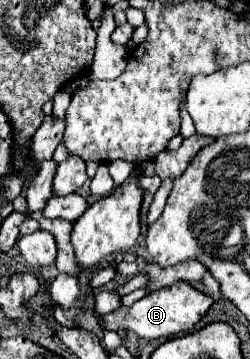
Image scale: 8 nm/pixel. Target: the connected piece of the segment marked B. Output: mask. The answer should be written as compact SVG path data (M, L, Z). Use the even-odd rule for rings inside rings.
M179 281L179 285L171 285L171 289L159 289L159 293L145 295L131 307L119 307L115 313L109 313L107 317L103 317L103 327L111 329L111 331L127 329L143 339L157 339L157 337L189 333L205 317L205 313L211 309L211 305L213 305L211 297L197 291L189 283Z

